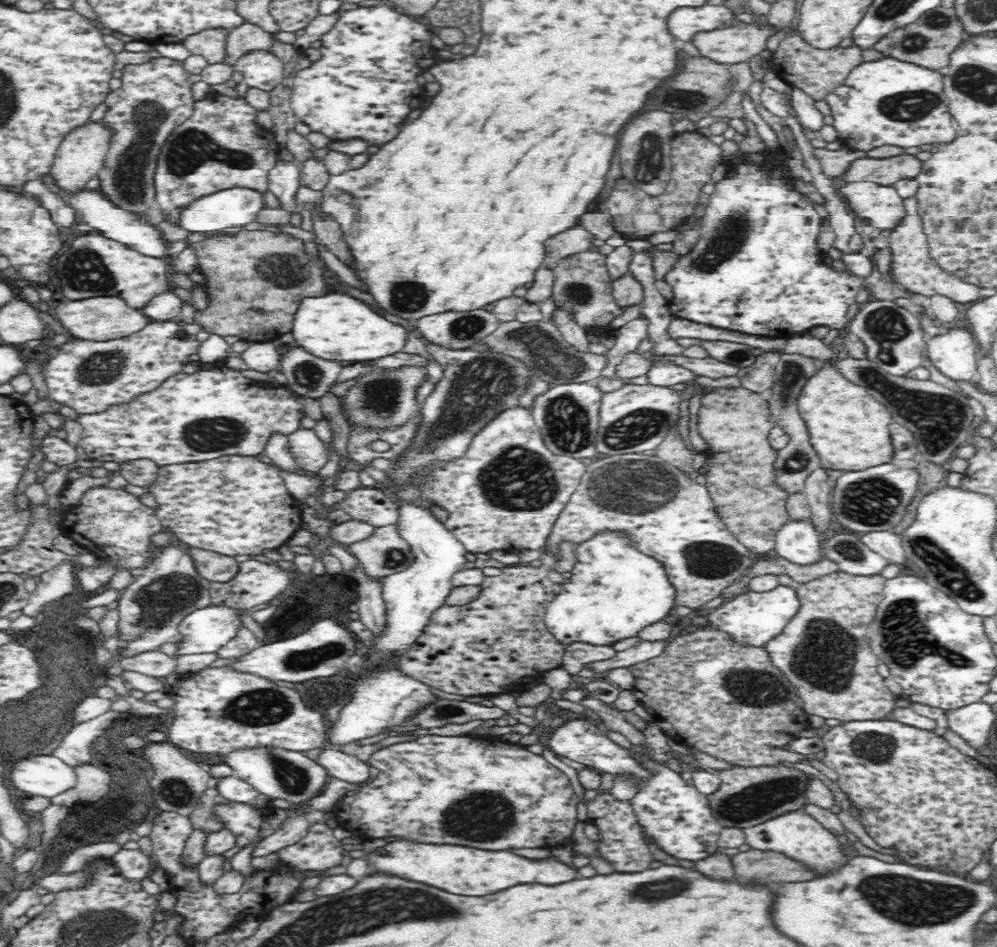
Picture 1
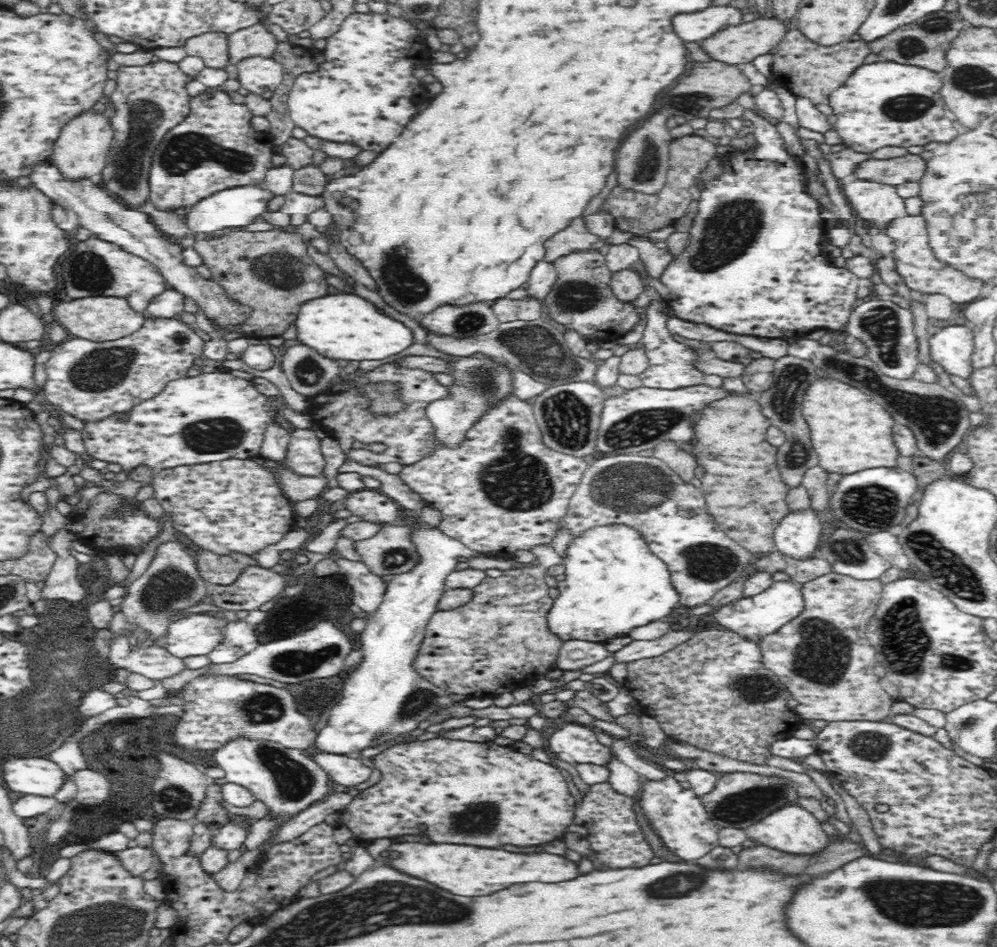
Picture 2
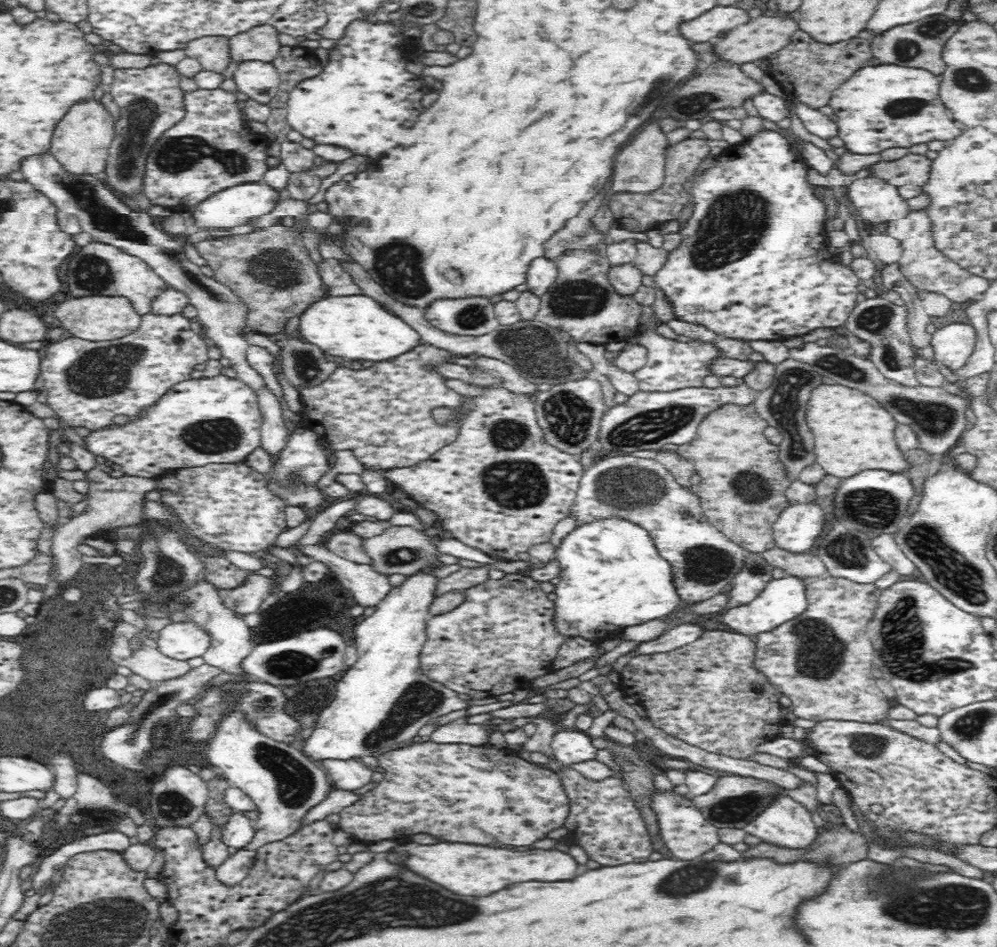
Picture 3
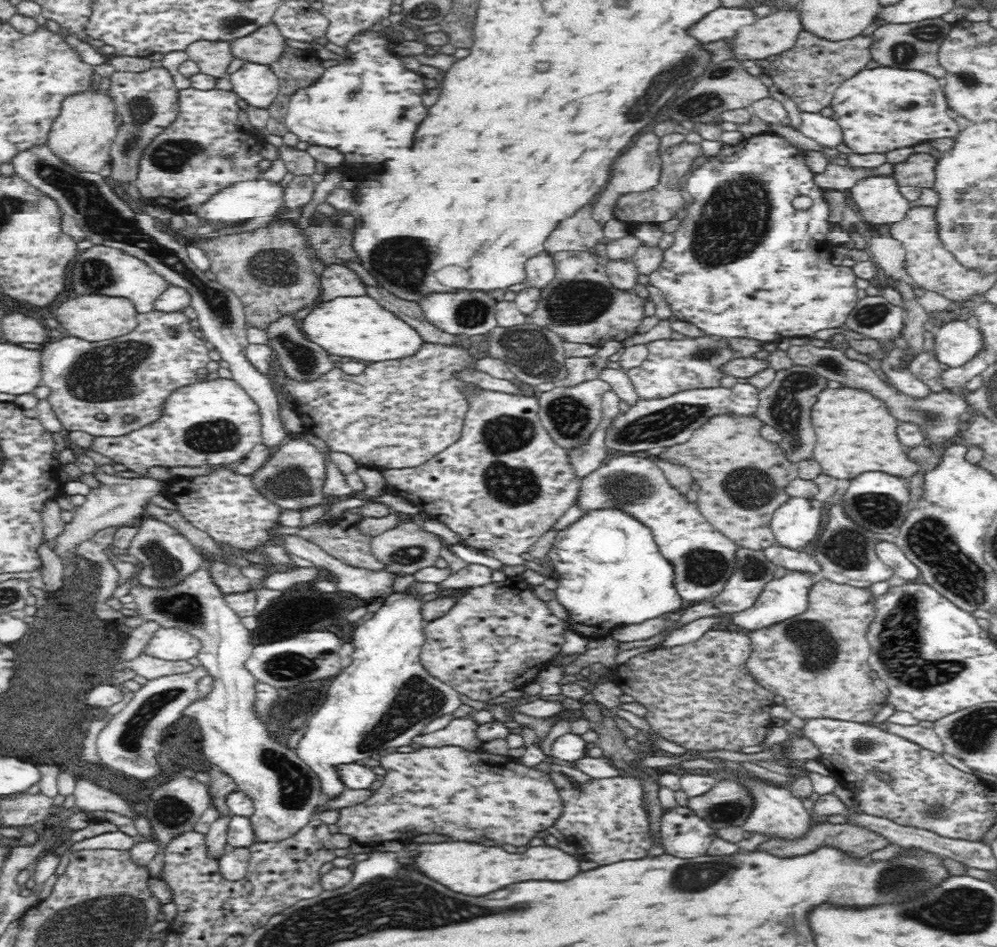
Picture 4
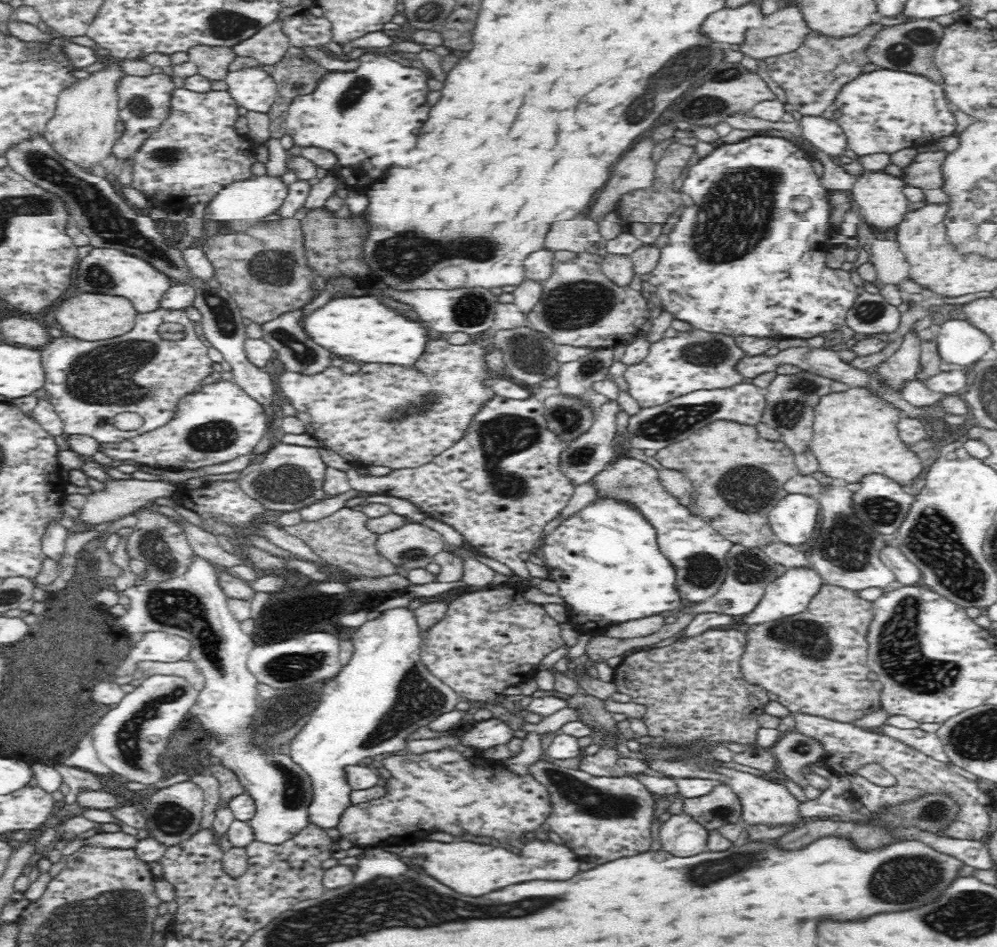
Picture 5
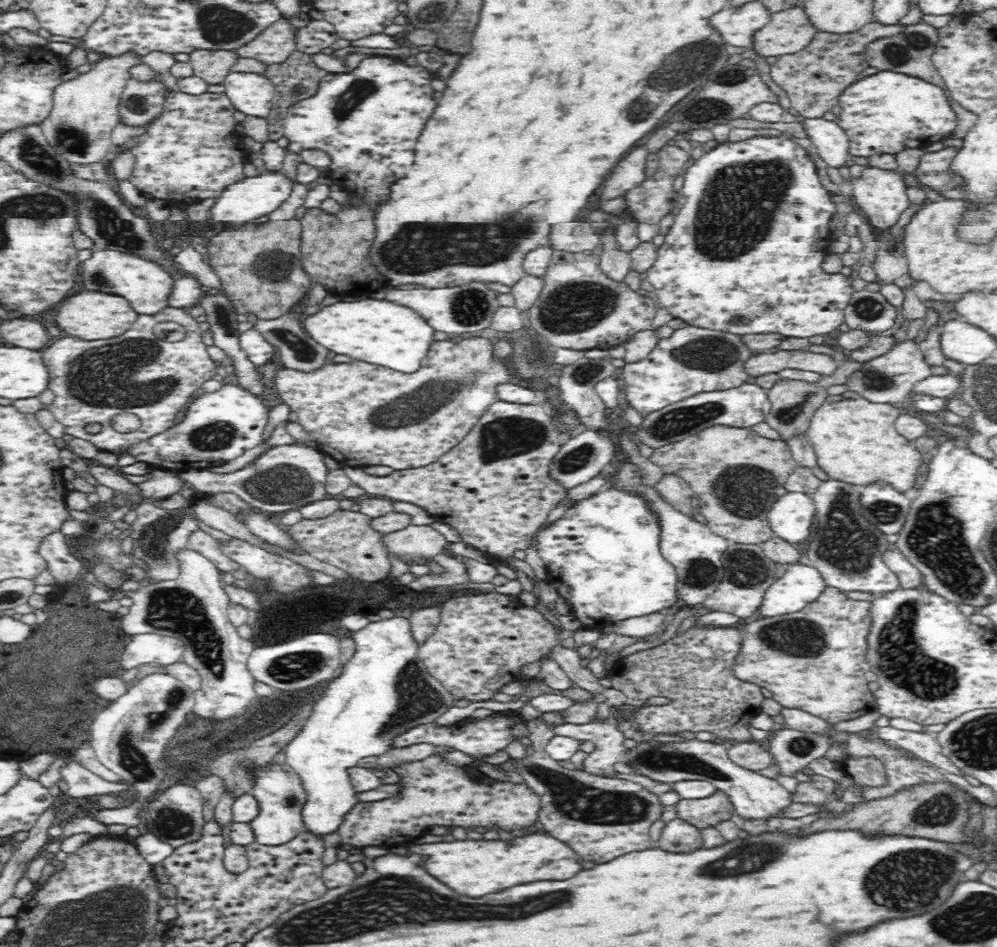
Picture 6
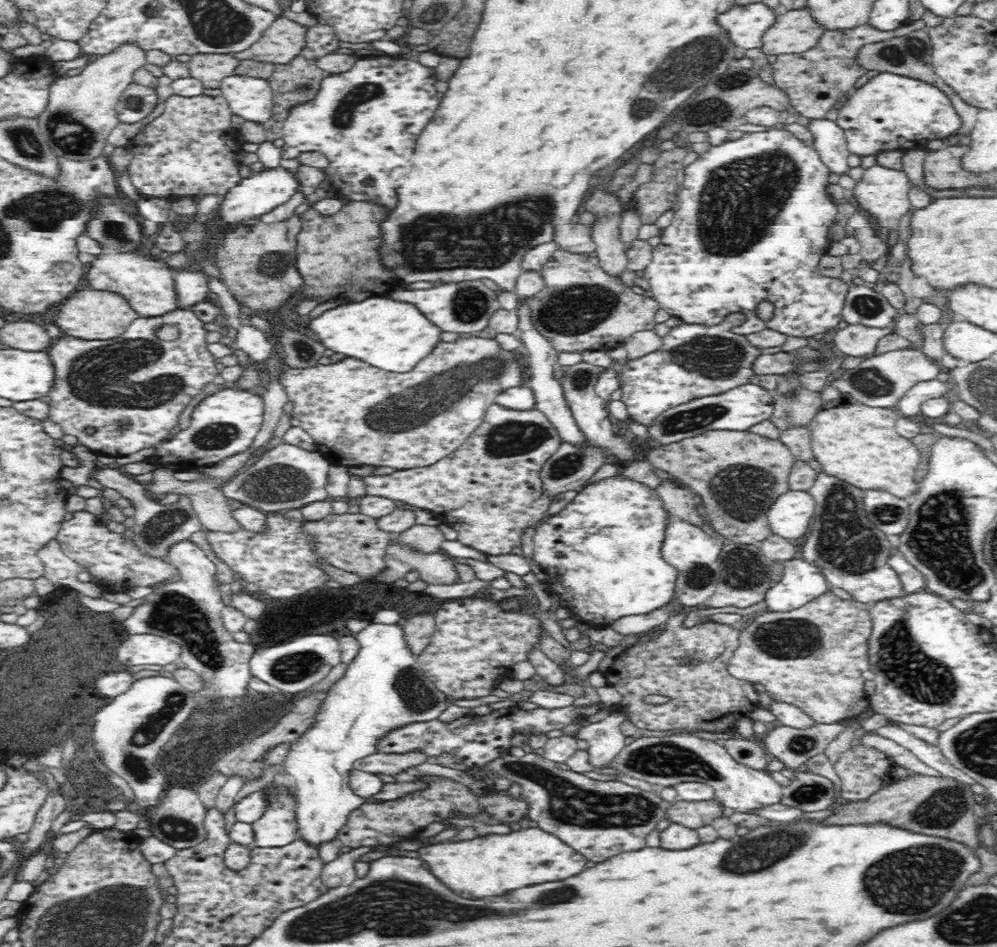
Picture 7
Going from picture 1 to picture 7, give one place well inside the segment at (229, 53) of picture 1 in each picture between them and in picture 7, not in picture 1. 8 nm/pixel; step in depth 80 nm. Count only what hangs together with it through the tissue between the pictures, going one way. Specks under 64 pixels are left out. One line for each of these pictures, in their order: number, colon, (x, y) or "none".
2: (258, 40)
3: (262, 44)
4: (265, 46)
5: (270, 45)
6: (271, 47)
7: (284, 40)

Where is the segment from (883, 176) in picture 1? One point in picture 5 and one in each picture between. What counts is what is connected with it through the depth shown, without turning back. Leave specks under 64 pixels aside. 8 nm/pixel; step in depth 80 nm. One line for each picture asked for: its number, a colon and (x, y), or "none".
2: (909, 168)
3: (915, 169)
4: (919, 170)
5: (927, 171)

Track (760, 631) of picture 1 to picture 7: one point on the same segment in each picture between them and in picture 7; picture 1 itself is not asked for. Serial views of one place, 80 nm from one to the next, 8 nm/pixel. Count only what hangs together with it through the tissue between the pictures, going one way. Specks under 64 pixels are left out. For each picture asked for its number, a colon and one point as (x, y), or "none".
2: (782, 601)
3: (783, 599)
4: (782, 598)
5: (790, 594)
6: (802, 583)
7: (802, 581)

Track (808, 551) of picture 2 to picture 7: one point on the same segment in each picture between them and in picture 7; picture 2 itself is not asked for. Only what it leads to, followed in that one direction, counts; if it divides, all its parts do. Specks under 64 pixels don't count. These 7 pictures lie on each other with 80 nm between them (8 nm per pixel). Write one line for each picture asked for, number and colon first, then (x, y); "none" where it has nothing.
3: (797, 527)
4: (794, 524)
5: (793, 518)
6: (790, 517)
7: (790, 515)

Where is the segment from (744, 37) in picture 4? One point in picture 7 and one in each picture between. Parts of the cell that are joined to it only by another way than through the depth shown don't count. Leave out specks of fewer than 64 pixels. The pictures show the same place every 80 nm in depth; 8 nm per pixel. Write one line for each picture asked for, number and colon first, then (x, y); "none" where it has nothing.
5: (784, 31)
6: (790, 30)
7: (796, 31)

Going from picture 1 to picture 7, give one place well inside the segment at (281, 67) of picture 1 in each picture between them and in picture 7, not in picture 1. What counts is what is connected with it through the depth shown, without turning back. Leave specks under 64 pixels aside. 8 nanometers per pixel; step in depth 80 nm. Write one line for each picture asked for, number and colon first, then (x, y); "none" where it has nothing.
2: (262, 76)
3: (260, 81)
4: (257, 85)
5: (253, 89)
6: (252, 94)
7: (250, 98)

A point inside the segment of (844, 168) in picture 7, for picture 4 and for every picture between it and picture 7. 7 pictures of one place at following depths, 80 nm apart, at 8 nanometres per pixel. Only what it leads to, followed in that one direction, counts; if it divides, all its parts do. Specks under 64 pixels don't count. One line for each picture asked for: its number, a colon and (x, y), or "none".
4: (826, 131)
5: (827, 135)
6: (830, 140)

